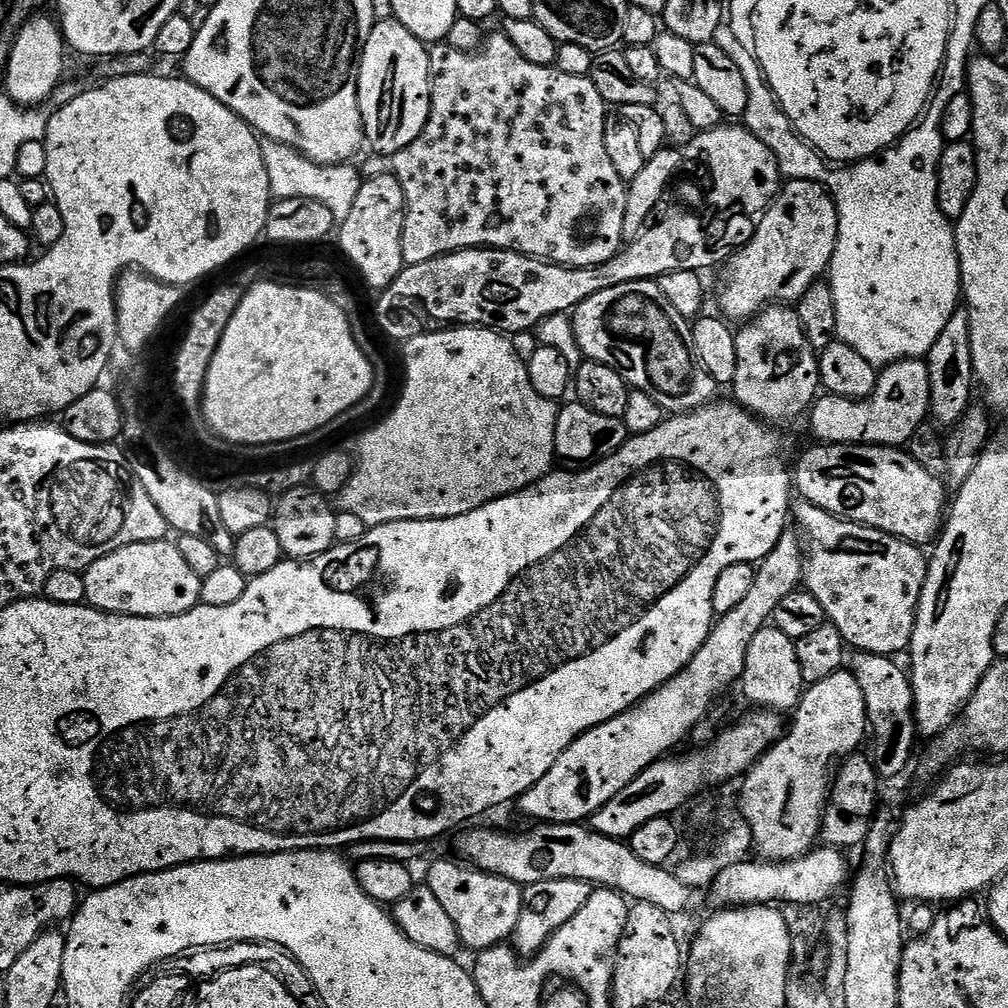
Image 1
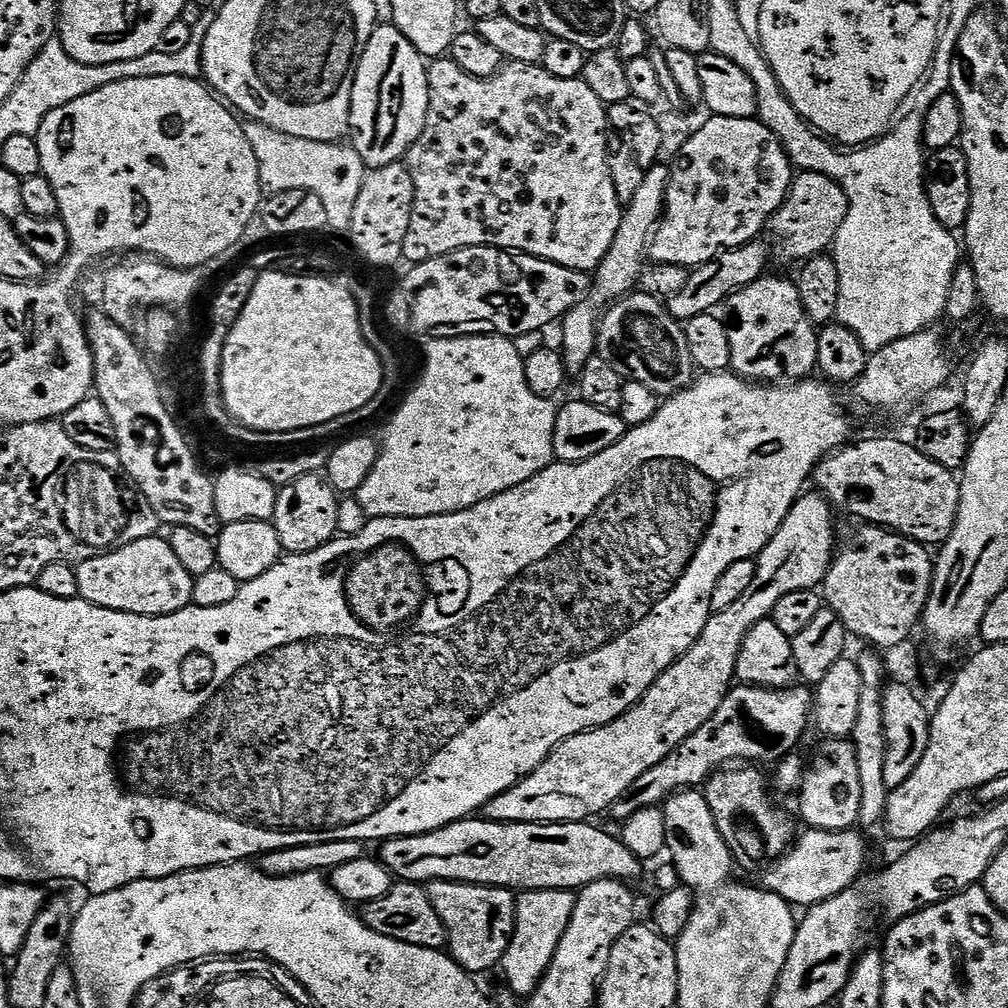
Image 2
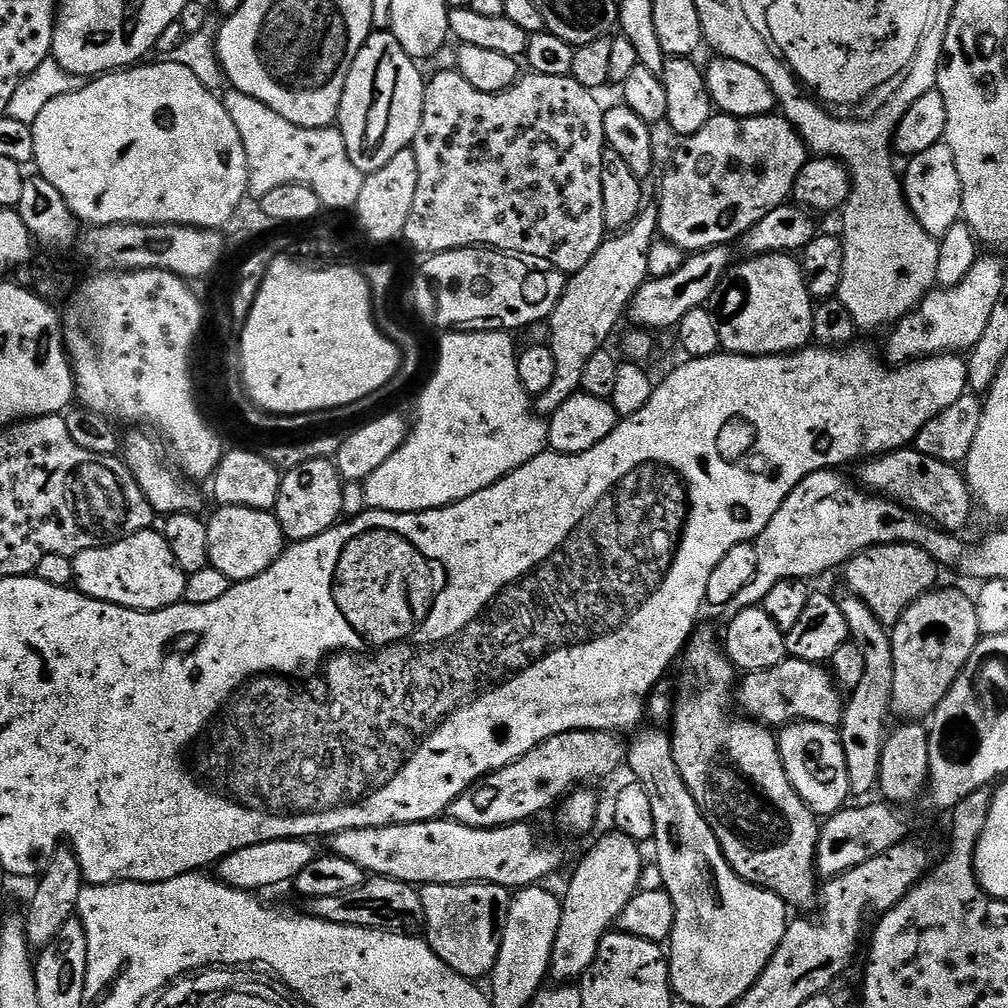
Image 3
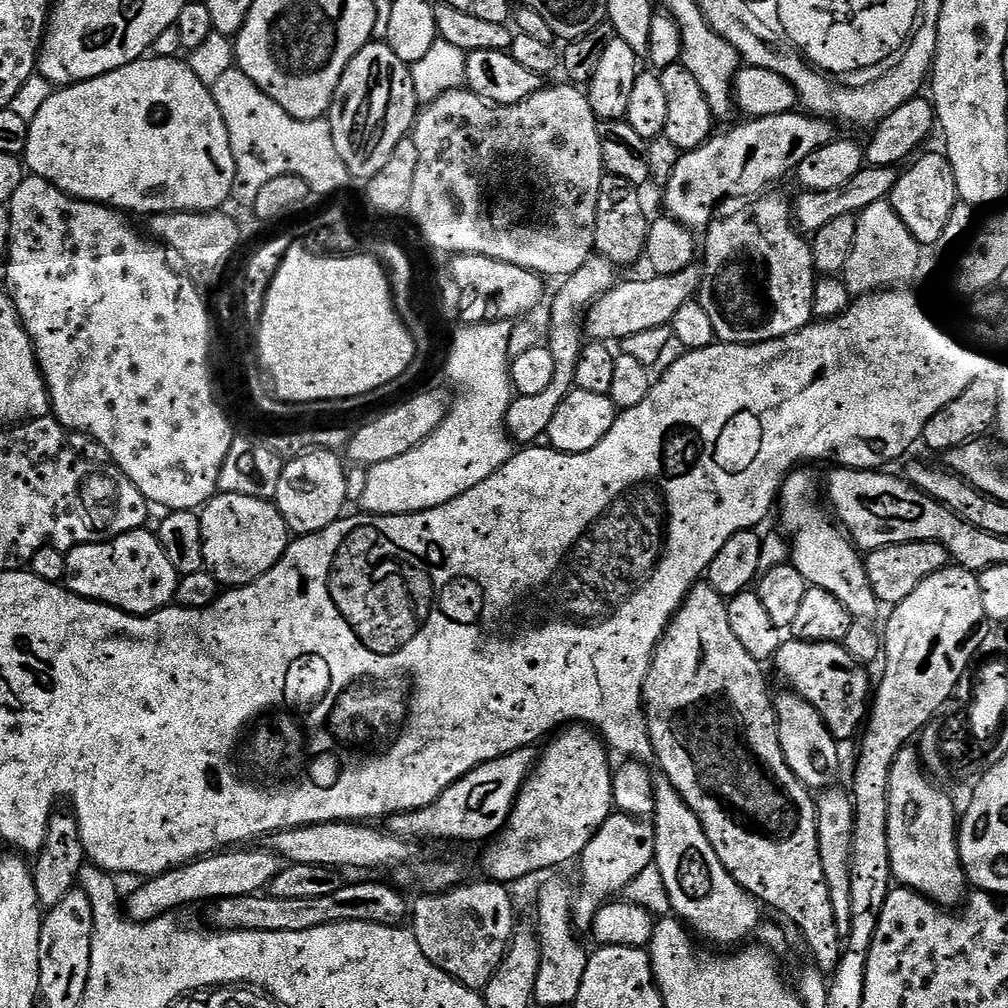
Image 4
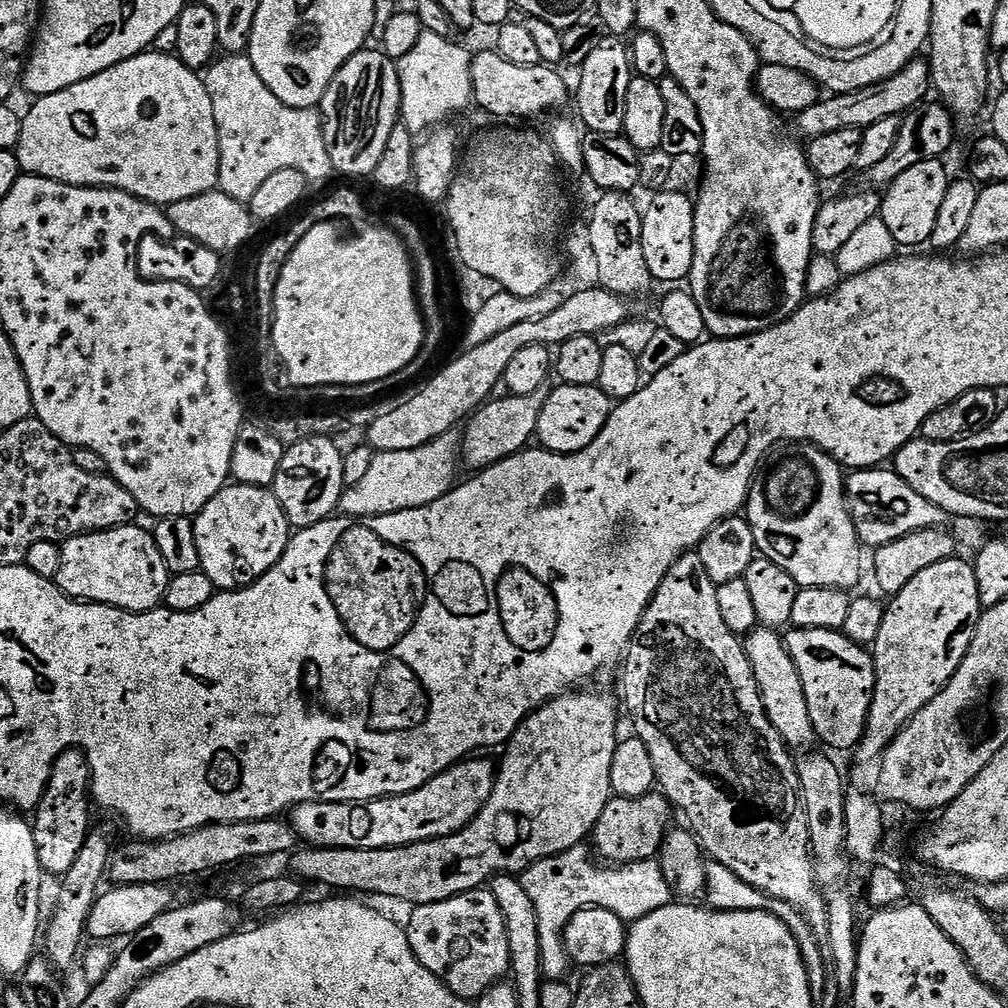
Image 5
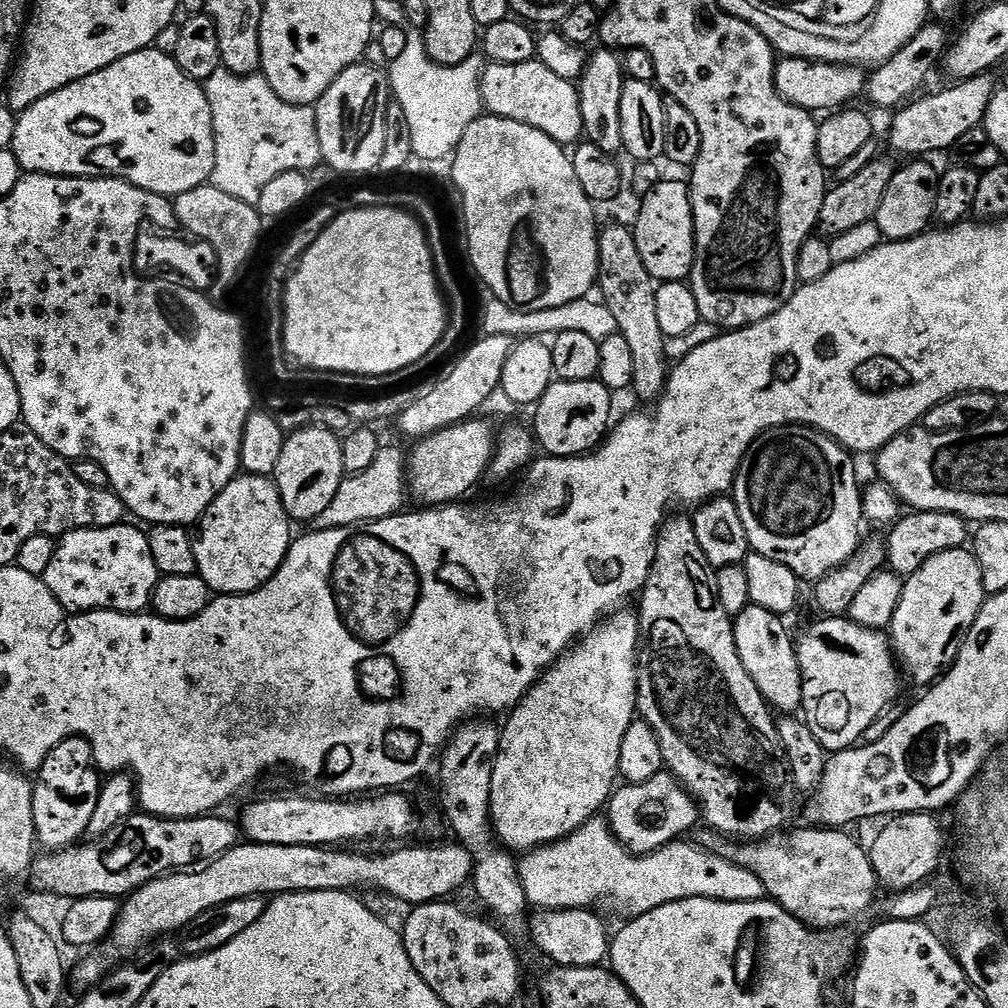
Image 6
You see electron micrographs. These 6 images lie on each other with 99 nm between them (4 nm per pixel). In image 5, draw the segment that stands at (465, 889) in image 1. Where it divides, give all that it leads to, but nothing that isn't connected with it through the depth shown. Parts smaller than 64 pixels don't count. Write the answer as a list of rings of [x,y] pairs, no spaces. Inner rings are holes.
[[[491,887],[475,888],[454,898],[446,898],[442,902],[417,904],[411,912],[412,917],[409,918],[408,924],[406,923],[406,931],[418,962],[422,962],[422,966],[426,966],[426,970],[430,970],[430,974],[442,981],[455,996],[475,1002],[493,984],[503,981],[507,977],[504,975],[509,975],[512,959],[506,922],[498,898],[494,898]]]

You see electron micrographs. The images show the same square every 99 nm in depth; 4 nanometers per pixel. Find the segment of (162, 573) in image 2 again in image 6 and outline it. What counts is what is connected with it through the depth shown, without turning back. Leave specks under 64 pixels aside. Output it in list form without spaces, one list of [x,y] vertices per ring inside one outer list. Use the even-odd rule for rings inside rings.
[[[131,523],[115,524],[109,528],[79,528],[59,537],[54,558],[43,574],[45,586],[58,598],[69,612],[131,612],[140,614],[152,603],[152,591],[160,580],[158,566],[154,566],[154,554],[150,554],[148,532],[131,528]]]

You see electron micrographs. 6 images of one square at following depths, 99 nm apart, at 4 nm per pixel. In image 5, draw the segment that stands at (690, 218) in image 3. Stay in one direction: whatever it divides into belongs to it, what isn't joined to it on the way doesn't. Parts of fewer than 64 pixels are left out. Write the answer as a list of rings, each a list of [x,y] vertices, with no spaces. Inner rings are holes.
[[[923,59],[912,60],[898,74],[874,86],[859,88],[853,92],[837,92],[822,98],[805,112],[799,113],[800,128],[805,137],[830,134],[834,130],[848,130],[859,128],[861,130],[874,126],[874,122],[882,122],[882,118],[903,117],[905,114],[921,107],[925,103],[928,88],[933,87],[931,67],[926,66]]]

